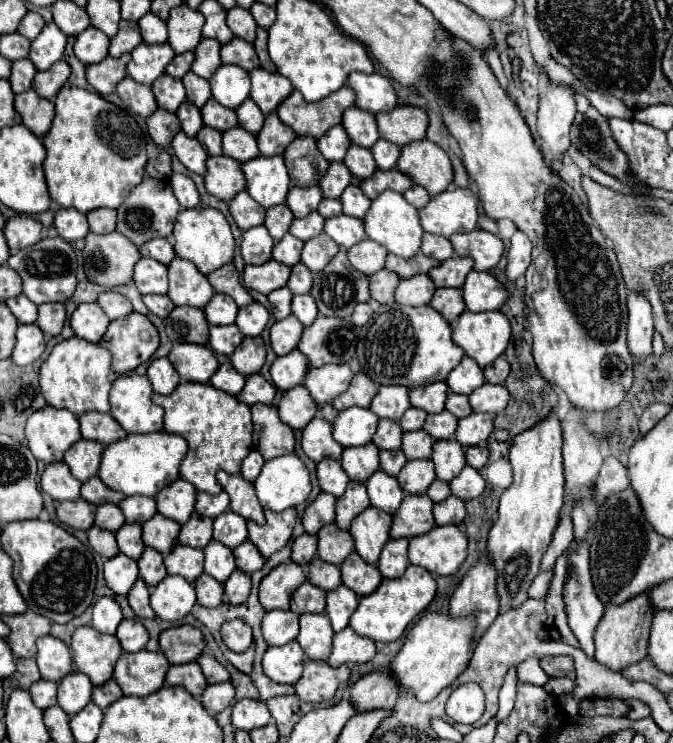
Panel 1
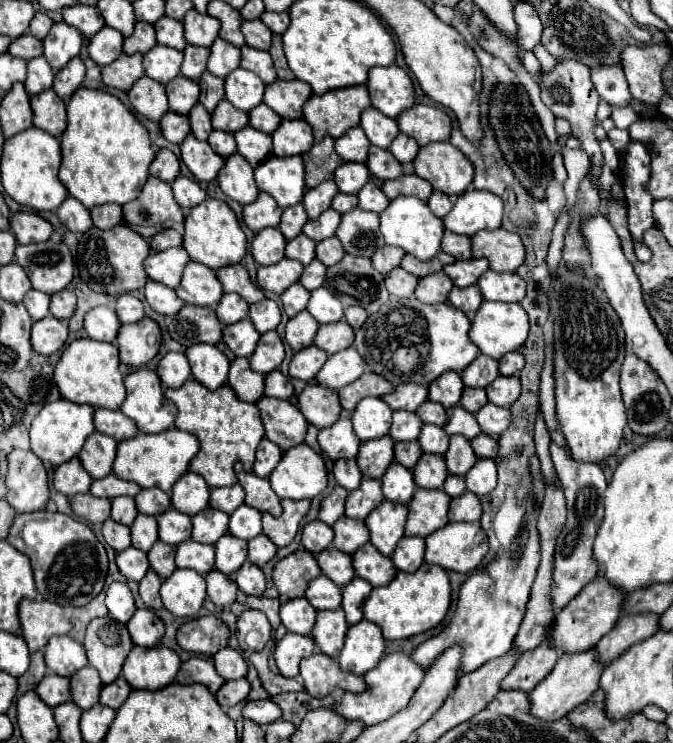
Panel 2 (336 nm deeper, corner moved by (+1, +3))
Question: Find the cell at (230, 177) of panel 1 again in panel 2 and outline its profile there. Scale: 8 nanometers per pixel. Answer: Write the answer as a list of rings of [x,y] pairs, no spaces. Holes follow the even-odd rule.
[[[233,153],[231,157],[225,159],[225,167],[219,171],[217,181],[223,193],[239,201],[241,205],[253,203],[259,195],[259,189],[253,179],[253,167],[239,153]]]

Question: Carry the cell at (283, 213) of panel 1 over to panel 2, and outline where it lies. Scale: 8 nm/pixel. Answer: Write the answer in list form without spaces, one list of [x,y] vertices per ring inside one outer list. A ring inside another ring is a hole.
[[[297,203],[297,205],[293,205],[293,207],[283,211],[283,217],[281,217],[281,223],[279,223],[279,231],[289,241],[289,239],[293,239],[293,237],[297,237],[301,233],[301,229],[303,229],[303,225],[307,221],[309,221],[309,217],[307,217],[305,207],[301,203]]]

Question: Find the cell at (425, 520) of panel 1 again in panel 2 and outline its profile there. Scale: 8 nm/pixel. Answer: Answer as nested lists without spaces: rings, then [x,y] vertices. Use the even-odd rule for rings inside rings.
[[[417,489],[409,501],[409,519],[405,535],[427,537],[447,525],[451,497],[443,489]]]

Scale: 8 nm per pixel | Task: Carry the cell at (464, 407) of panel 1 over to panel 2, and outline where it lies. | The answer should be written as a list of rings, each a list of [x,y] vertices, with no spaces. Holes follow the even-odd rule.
[[[465,387],[463,397],[461,397],[461,405],[463,405],[469,413],[477,413],[485,403],[487,403],[485,389],[471,389],[471,387]]]

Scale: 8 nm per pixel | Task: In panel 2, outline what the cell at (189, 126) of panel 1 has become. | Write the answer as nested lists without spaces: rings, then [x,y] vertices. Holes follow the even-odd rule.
[[[197,103],[191,113],[189,113],[189,121],[191,121],[191,133],[199,139],[199,141],[207,141],[209,133],[213,131],[213,125],[211,125],[211,115],[209,111]]]

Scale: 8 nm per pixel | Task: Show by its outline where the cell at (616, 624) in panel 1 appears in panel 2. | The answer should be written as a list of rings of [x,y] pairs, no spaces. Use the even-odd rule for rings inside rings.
[[[589,649],[585,653],[573,653],[573,655],[559,657],[553,671],[529,693],[529,703],[531,703],[529,713],[541,721],[563,719],[573,707],[577,707],[581,701],[589,699],[591,693],[595,693],[599,689],[601,673],[603,673],[603,665],[597,663],[593,649]]]

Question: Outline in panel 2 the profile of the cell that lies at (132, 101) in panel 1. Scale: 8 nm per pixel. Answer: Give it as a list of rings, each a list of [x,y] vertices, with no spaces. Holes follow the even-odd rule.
[[[141,77],[135,81],[135,85],[129,91],[129,101],[137,113],[151,121],[159,121],[169,111],[165,85],[149,77]]]

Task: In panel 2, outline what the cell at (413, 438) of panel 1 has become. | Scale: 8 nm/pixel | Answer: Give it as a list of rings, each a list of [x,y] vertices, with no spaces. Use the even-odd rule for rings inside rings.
[[[423,425],[419,445],[421,445],[423,453],[439,453],[439,455],[443,455],[445,449],[449,447],[449,435],[443,431],[443,427]]]

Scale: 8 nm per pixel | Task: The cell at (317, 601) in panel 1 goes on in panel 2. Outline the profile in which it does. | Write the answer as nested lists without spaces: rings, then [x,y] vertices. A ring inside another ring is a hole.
[[[319,575],[317,579],[313,579],[309,583],[305,597],[317,611],[337,609],[341,605],[341,587],[333,585],[333,581],[329,581],[329,577]]]

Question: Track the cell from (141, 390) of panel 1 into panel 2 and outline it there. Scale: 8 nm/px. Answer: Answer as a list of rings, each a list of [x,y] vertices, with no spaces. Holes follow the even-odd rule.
[[[137,369],[125,379],[127,399],[121,405],[121,411],[135,421],[135,425],[145,433],[167,431],[175,417],[177,407],[163,407],[165,395],[161,379],[155,371]]]

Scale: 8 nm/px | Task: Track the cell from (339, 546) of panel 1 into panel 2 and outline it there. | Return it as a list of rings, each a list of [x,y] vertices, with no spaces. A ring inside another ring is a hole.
[[[341,517],[335,525],[335,539],[333,545],[343,551],[343,553],[355,553],[361,545],[365,545],[369,541],[369,529],[363,521],[355,521],[349,517]]]

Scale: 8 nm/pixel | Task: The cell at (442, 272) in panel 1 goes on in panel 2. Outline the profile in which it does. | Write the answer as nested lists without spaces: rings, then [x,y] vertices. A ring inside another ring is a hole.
[[[469,259],[469,261],[455,261],[453,265],[445,265],[445,273],[457,287],[473,285],[485,271],[489,269],[489,261],[485,259]]]

